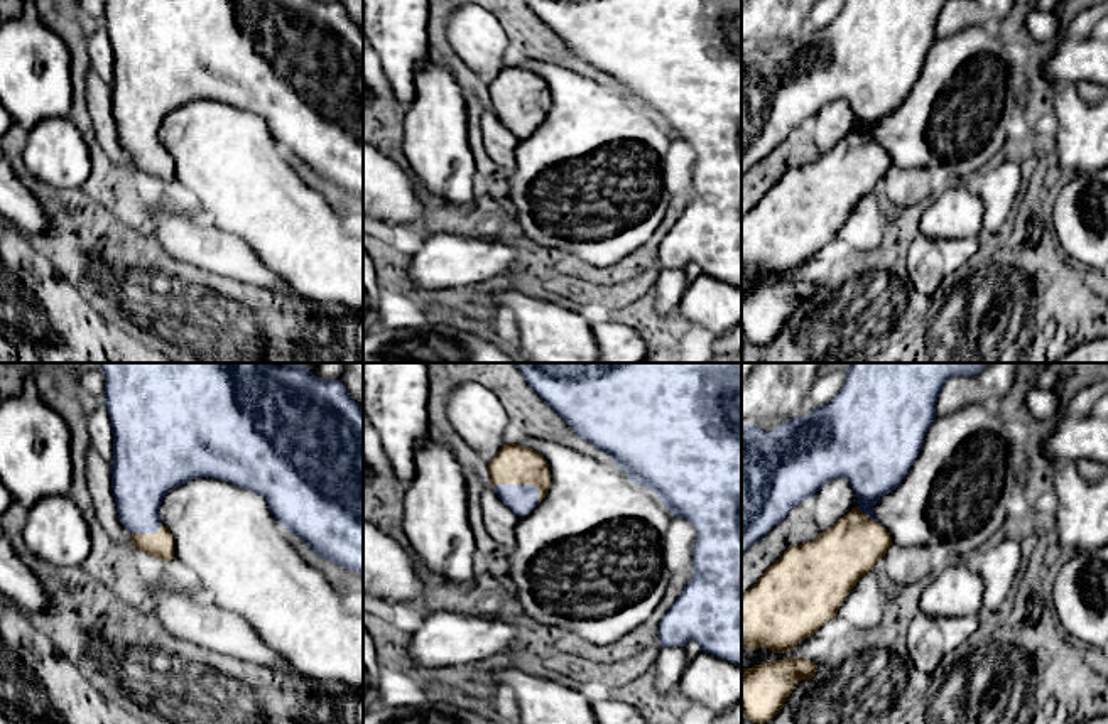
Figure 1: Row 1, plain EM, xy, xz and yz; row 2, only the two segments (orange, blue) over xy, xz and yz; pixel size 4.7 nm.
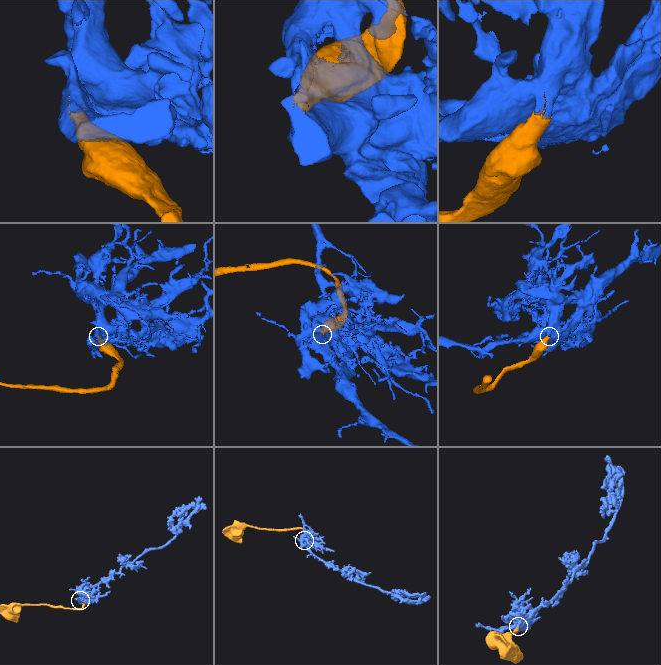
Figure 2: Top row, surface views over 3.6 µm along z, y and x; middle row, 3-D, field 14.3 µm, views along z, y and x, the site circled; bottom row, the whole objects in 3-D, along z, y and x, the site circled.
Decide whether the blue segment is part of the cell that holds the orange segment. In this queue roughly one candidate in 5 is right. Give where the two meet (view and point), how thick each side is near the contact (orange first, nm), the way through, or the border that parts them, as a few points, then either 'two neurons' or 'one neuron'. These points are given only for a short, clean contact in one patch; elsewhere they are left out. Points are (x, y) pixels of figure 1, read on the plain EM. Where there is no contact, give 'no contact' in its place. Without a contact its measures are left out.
xz (521, 105) | 190/140 nm | one neuron

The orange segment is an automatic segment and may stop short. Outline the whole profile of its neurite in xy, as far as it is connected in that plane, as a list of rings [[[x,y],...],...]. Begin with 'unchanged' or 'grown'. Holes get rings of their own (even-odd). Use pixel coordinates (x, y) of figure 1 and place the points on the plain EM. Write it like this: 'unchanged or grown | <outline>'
grown | [[[105,0],[101,24],[108,30],[113,49],[111,111],[120,145],[130,155],[137,172],[171,184],[174,181],[174,160],[160,145],[159,128],[174,110],[194,100],[218,100],[243,111],[255,113],[269,127],[274,140],[291,155],[299,157],[314,174],[346,192],[363,197],[363,32],[350,19],[341,2],[323,0]]]

